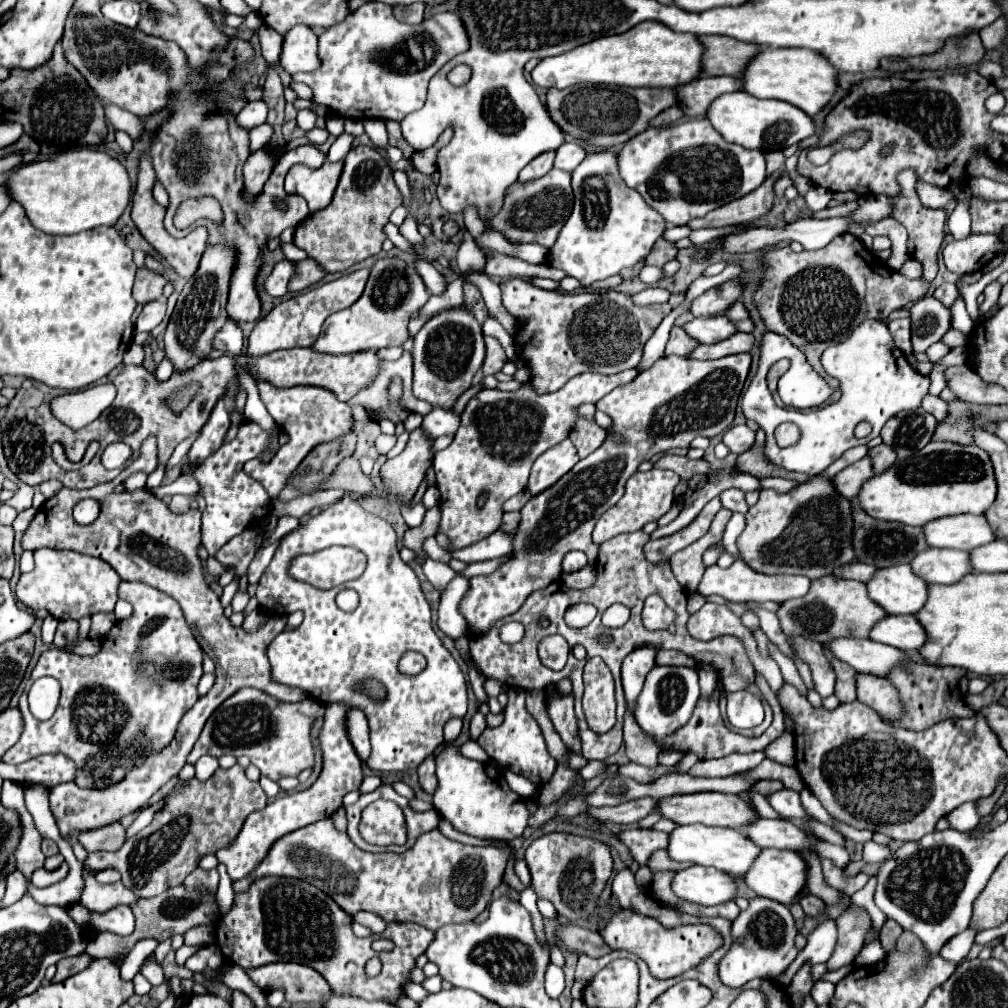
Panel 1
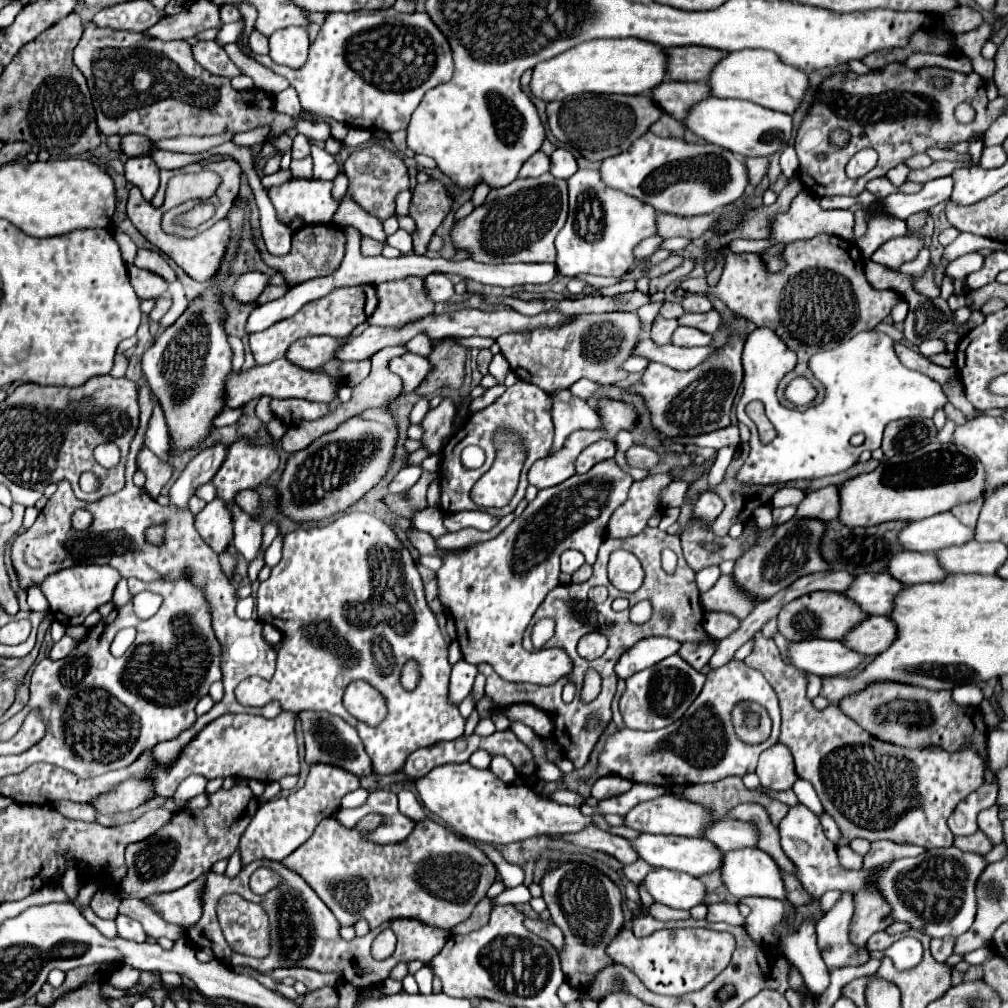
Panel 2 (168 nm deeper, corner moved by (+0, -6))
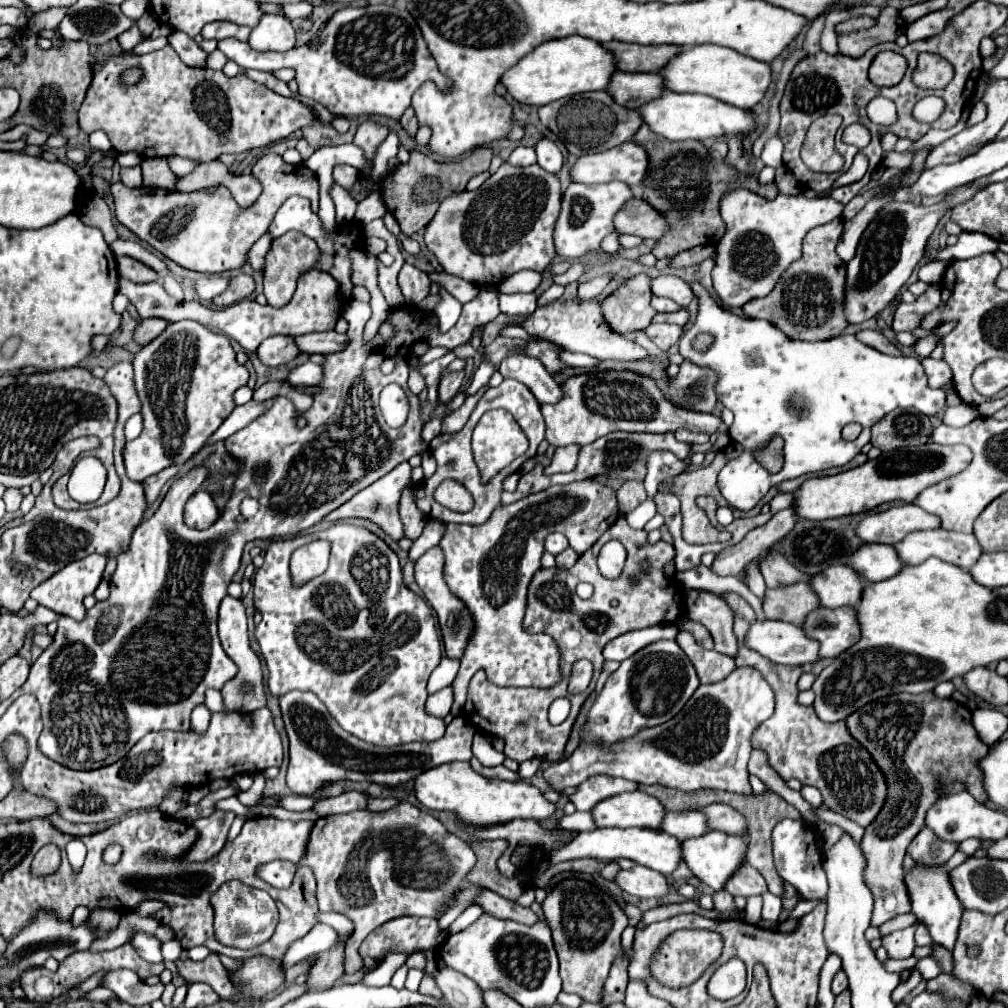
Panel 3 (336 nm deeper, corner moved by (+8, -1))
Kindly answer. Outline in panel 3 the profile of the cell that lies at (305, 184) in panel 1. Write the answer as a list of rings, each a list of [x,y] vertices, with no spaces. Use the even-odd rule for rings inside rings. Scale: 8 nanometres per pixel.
[[[266,153],[252,167],[252,175],[260,181],[262,195],[250,207],[240,207],[226,187],[218,187],[212,193],[178,193],[144,187],[130,189],[124,183],[114,183],[110,187],[116,205],[114,213],[116,219],[142,241],[190,271],[234,271],[244,265],[244,249],[248,255],[250,247],[266,233],[276,211],[290,195],[308,197],[312,201],[312,211],[318,211],[318,179],[304,163],[286,165],[280,155]]]

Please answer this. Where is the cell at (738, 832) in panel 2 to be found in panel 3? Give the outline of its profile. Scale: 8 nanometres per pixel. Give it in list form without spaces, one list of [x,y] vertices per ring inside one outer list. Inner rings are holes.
[[[666,811],[664,813],[664,829],[660,829],[678,841],[700,837],[708,831],[706,817],[698,811]]]

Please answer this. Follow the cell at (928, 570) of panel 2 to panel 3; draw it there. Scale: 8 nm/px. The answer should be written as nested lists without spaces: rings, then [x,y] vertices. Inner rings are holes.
[[[864,543],[852,557],[848,557],[848,567],[852,567],[866,581],[884,581],[896,575],[906,565],[900,561],[892,545]]]

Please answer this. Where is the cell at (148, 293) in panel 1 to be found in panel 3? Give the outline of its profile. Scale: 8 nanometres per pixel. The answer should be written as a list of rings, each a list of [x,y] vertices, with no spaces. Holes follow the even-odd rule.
[[[124,255],[124,257],[116,257],[116,263],[118,263],[120,277],[126,277],[134,283],[150,283],[150,281],[158,279],[158,273],[138,259],[132,259],[132,257]]]

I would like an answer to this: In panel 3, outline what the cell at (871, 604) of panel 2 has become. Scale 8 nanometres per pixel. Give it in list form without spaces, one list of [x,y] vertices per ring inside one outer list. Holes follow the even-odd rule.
[[[832,565],[832,569],[812,575],[808,585],[824,607],[854,607],[860,601],[864,579],[846,565]]]

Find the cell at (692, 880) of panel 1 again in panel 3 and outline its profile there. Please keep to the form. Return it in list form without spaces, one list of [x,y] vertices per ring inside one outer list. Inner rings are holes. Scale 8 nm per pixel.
[[[634,865],[626,871],[620,869],[614,881],[622,891],[644,899],[658,899],[672,891],[672,885],[662,873],[656,873],[654,869],[646,869],[642,865]]]

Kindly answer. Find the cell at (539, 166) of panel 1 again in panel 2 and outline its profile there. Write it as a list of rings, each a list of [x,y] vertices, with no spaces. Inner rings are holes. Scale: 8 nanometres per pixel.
[[[536,152],[534,156],[530,156],[522,170],[520,170],[520,178],[536,178],[536,176],[542,176],[544,172],[548,172],[550,168],[550,158],[544,154],[544,152]]]

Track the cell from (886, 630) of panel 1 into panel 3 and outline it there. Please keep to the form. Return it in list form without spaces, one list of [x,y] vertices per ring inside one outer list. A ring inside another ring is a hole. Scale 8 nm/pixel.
[[[818,607],[808,613],[802,629],[808,637],[820,643],[820,657],[824,659],[834,659],[860,639],[860,629],[852,607]]]

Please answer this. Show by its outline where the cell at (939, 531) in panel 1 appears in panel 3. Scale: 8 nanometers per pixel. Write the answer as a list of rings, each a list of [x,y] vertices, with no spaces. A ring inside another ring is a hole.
[[[898,505],[886,511],[868,513],[858,525],[856,535],[864,543],[886,543],[894,545],[902,541],[908,533],[920,529],[936,529],[940,527],[940,519],[936,515],[926,513],[918,505]]]

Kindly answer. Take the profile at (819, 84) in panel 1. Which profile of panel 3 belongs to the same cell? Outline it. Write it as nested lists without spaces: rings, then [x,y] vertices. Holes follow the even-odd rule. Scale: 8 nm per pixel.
[[[696,45],[696,47],[682,49],[674,57],[674,61],[670,61],[664,67],[664,71],[660,71],[660,77],[662,77],[664,89],[668,91],[702,93],[740,109],[748,109],[756,105],[772,83],[768,63],[744,57],[740,53],[732,53],[732,49],[718,47],[718,45]]]

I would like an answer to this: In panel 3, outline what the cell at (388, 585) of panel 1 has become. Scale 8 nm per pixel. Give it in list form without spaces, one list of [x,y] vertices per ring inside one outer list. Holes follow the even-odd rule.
[[[336,523],[336,525],[332,525],[332,527],[324,529],[324,531],[318,531],[318,533],[292,537],[292,539],[278,539],[268,547],[266,557],[264,557],[264,565],[256,571],[252,583],[254,583],[254,605],[256,605],[258,611],[262,611],[262,621],[256,625],[254,637],[256,637],[258,645],[260,645],[260,653],[262,653],[264,661],[266,661],[266,667],[268,667],[268,689],[270,689],[270,693],[274,697],[280,697],[280,695],[284,695],[284,693],[288,693],[292,689],[312,691],[328,707],[330,715],[340,723],[340,727],[344,727],[344,731],[348,731],[348,733],[356,735],[358,739],[362,739],[366,743],[372,743],[372,745],[388,747],[388,745],[402,745],[402,743],[412,743],[412,741],[436,741],[436,739],[440,739],[444,735],[444,731],[446,731],[444,721],[438,719],[438,717],[432,717],[432,715],[428,715],[424,711],[424,703],[426,703],[426,697],[428,697],[426,683],[428,683],[430,673],[436,669],[436,665],[440,663],[440,657],[442,657],[442,645],[440,645],[438,627],[436,627],[436,621],[432,617],[432,609],[428,607],[428,603],[420,595],[412,593],[404,585],[398,555],[380,537],[376,537],[374,533],[370,533],[368,529],[362,529],[362,527]],[[316,539],[326,539],[332,545],[328,569],[322,575],[308,581],[306,585],[294,587],[292,577],[290,577],[290,555],[298,547],[302,547],[306,543],[312,543]]]

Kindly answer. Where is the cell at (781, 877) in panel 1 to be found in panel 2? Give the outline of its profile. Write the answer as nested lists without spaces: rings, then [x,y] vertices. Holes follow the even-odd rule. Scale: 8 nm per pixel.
[[[758,848],[728,852],[722,866],[724,886],[738,900],[746,896],[786,900],[782,870],[772,856]]]

